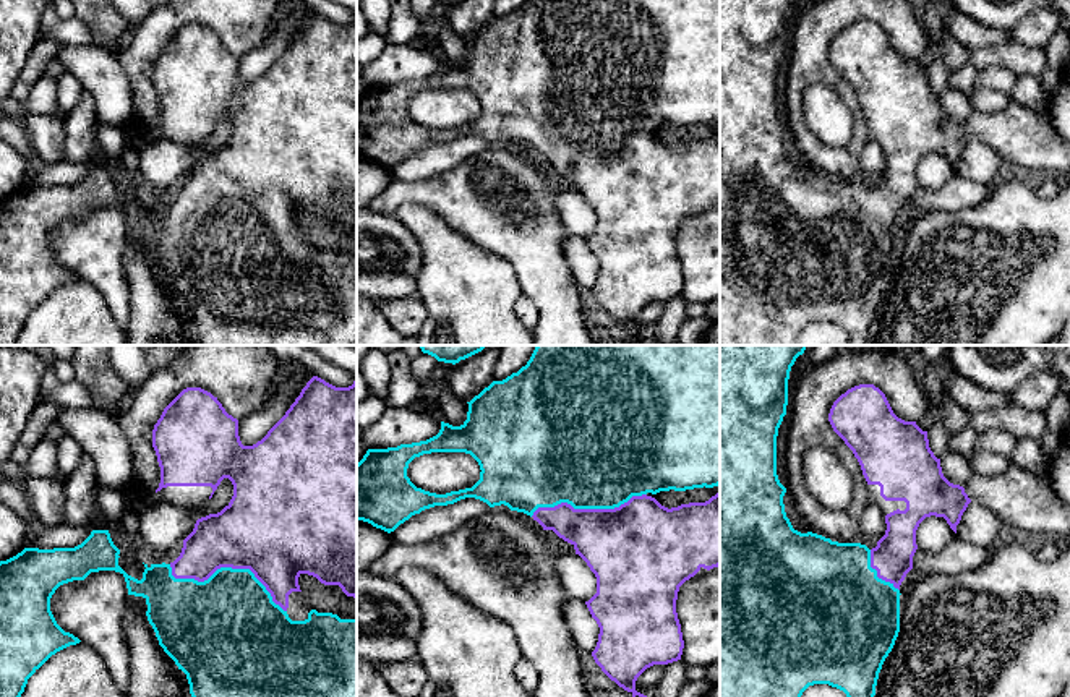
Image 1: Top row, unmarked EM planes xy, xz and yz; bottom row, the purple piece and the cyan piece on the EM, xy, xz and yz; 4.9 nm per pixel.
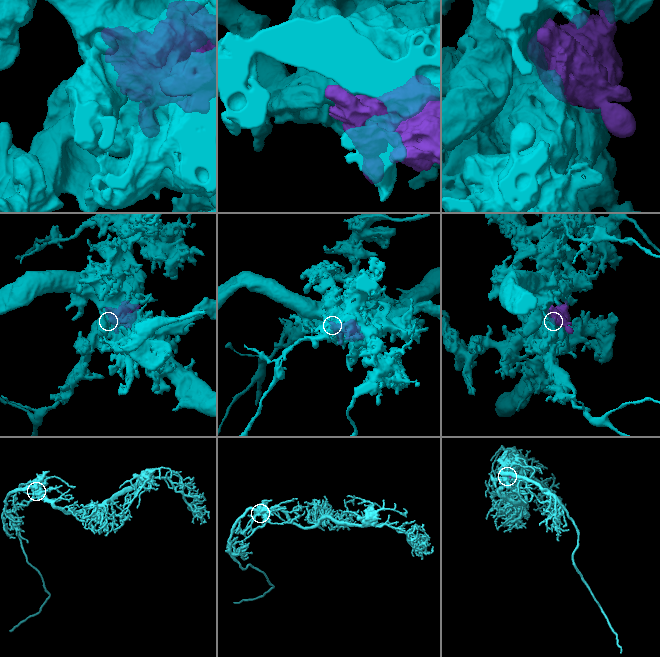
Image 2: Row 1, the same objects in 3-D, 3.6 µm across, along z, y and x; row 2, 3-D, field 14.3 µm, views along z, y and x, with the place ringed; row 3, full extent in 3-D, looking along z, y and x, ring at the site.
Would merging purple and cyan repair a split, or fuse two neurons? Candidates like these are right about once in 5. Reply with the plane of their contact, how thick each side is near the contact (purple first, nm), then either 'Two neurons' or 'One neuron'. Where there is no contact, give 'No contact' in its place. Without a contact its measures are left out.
Touches purple in xy. Thickness 420 nm (purple) against 440 nm. One neuron

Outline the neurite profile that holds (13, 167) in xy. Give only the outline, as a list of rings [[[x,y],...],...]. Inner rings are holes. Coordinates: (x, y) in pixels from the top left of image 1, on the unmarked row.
[[[0,139],[0,198],[6,198],[26,185],[31,169],[28,159]]]

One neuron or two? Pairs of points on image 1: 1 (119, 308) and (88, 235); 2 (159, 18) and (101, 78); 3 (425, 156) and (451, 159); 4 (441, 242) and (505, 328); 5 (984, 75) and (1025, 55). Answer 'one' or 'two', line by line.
1: one
2: two
3: one
4: one
5: two

